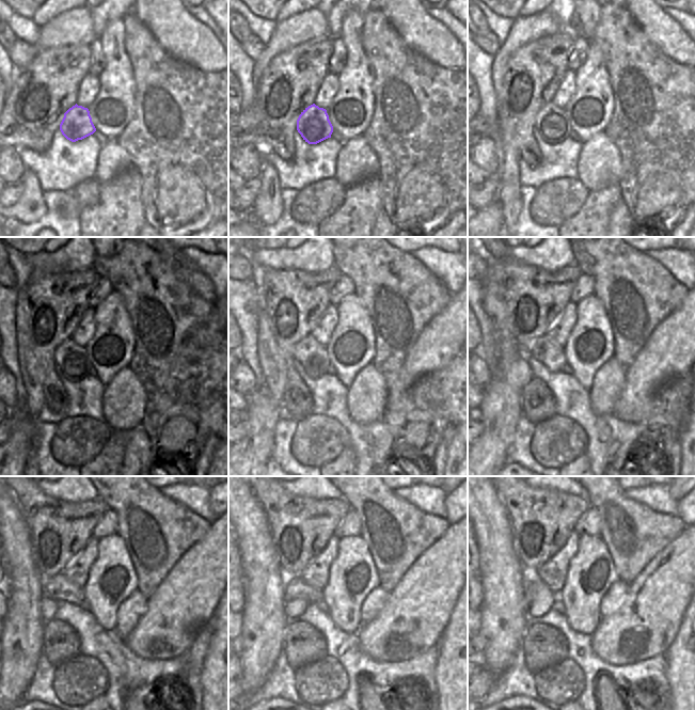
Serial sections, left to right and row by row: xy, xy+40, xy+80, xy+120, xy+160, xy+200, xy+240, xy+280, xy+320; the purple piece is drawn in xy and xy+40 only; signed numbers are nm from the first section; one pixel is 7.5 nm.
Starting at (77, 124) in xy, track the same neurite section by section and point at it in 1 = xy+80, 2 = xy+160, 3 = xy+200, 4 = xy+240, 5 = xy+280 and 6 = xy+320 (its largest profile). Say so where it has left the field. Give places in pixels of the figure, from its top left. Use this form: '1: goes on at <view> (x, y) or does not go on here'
1: goes on at xy+80 (552, 124)
2: goes on at xy+160 (312, 356)
3: goes on at xy+200 (543, 349)
4: goes on at xy+240 (59, 588)
5: goes on at xy+280 (296, 588)
6: goes on at xy+320 (528, 585)

